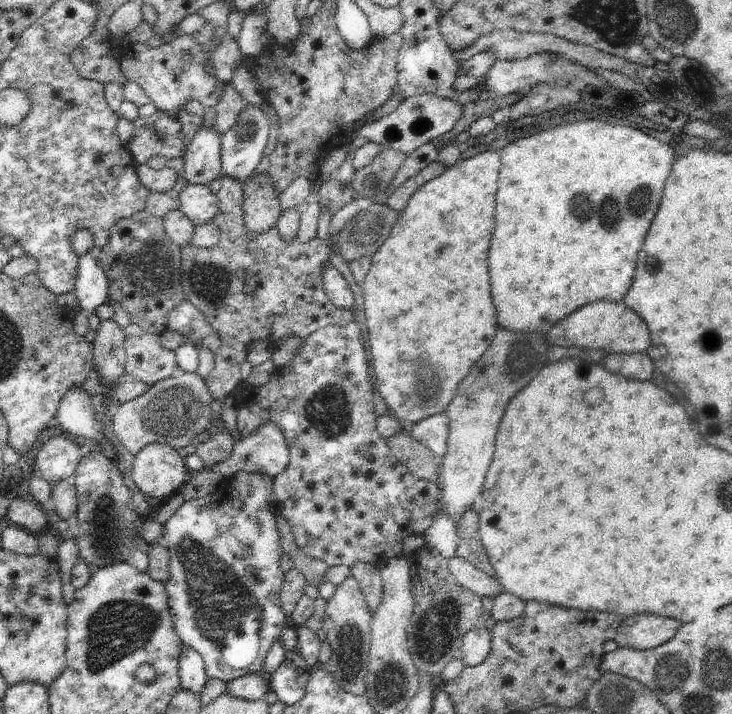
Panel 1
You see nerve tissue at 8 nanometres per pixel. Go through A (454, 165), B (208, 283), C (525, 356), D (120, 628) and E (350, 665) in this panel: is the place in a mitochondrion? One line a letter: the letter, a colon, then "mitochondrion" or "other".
A: other
B: mitochondrion
C: mitochondrion
D: mitochondrion
E: mitochondrion

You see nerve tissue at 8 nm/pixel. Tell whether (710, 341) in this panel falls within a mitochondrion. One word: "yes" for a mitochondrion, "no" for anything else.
no

